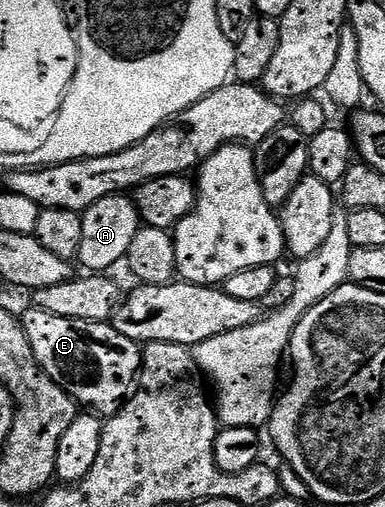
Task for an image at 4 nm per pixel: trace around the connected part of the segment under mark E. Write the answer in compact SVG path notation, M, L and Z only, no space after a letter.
M28 308L27 313L22 313L21 323L29 338L29 346L45 375L70 394L76 405L88 404L91 410L115 410L130 397L143 367L140 341L125 338L125 334L121 334L111 322L61 318L49 314L44 308Z

